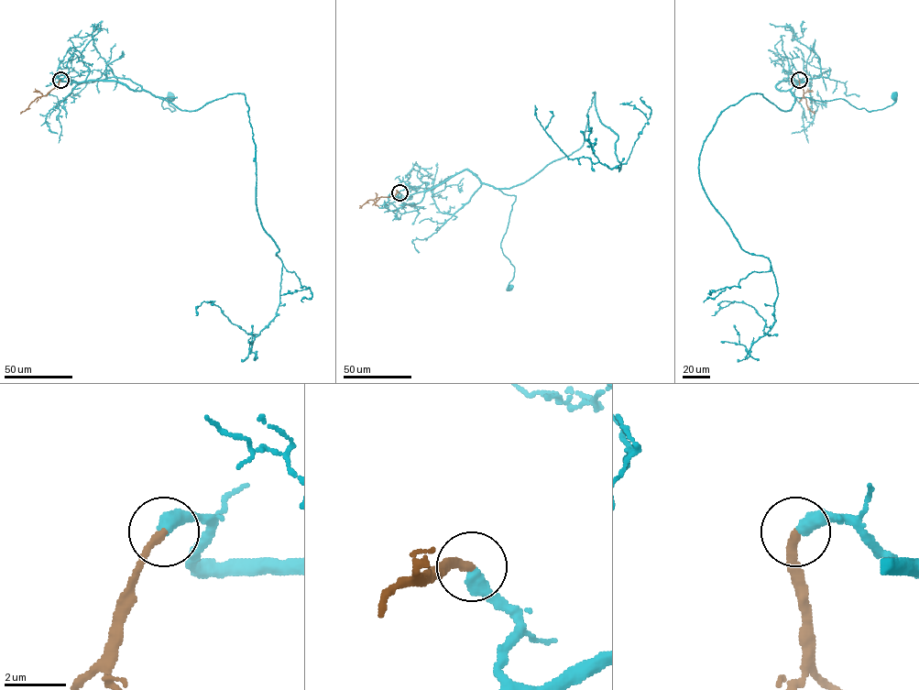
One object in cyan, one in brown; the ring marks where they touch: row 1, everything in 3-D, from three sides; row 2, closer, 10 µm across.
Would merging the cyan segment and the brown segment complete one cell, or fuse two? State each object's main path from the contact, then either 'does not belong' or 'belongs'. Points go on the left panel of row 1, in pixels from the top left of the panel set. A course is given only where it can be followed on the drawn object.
course cyan (60, 80), (114, 80), (156, 96), (176, 97), (161, 104), (172, 112), (170, 96); course brown (60, 80), (55, 88), (38, 97), (20, 114); belongs

